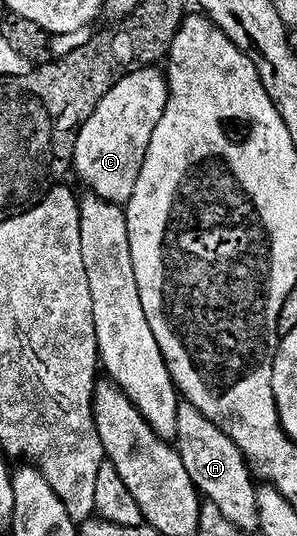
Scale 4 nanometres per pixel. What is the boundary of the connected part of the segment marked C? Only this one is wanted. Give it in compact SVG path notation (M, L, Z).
M155 66L144 67L129 75L121 77L112 85L110 93L102 97L98 109L82 125L82 129L76 134L76 148L72 165L74 175L88 186L91 194L105 199L107 203L127 205L134 193L134 185L138 185L138 177L142 173L142 165L146 161L146 149L150 149L150 137L154 129L158 129L158 121L162 121L162 113L166 113L166 101L168 100L168 81L163 70Z

